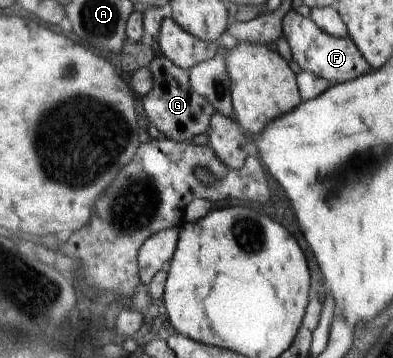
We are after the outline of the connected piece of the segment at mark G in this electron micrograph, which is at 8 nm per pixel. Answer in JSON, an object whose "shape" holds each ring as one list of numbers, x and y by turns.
{"shape":[[164,55,155,56,148,67,152,74,153,88,142,101,151,124,168,139,179,142,189,143,197,134,203,134,208,129,215,110,207,99,203,99,193,90,188,72]]}

